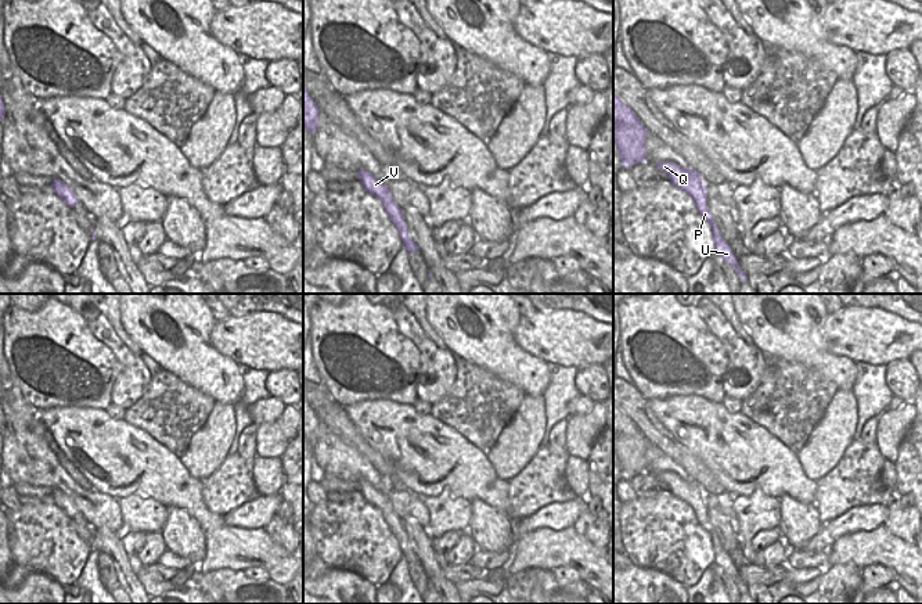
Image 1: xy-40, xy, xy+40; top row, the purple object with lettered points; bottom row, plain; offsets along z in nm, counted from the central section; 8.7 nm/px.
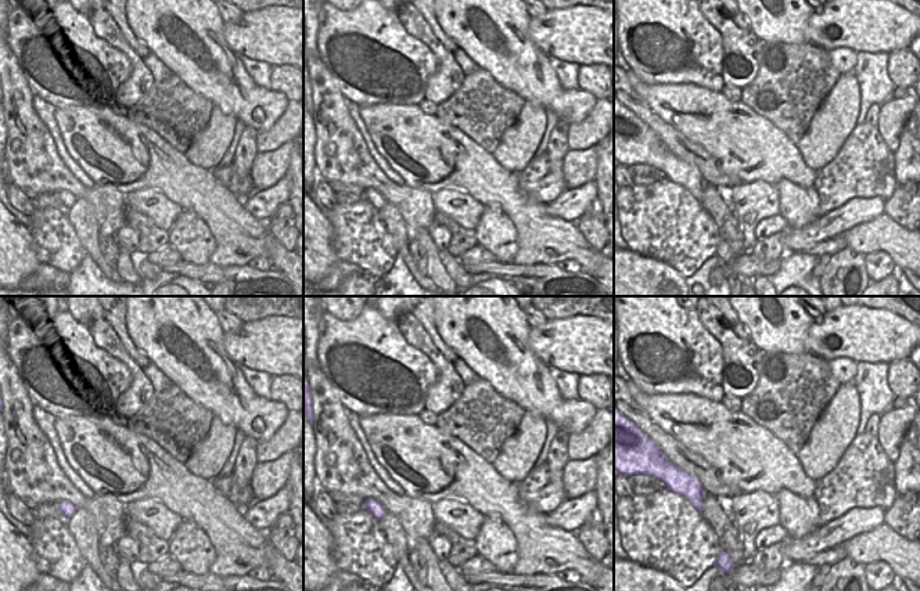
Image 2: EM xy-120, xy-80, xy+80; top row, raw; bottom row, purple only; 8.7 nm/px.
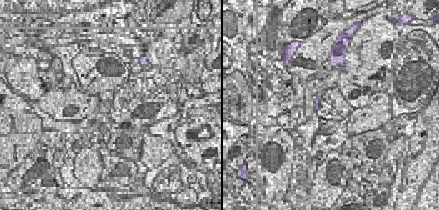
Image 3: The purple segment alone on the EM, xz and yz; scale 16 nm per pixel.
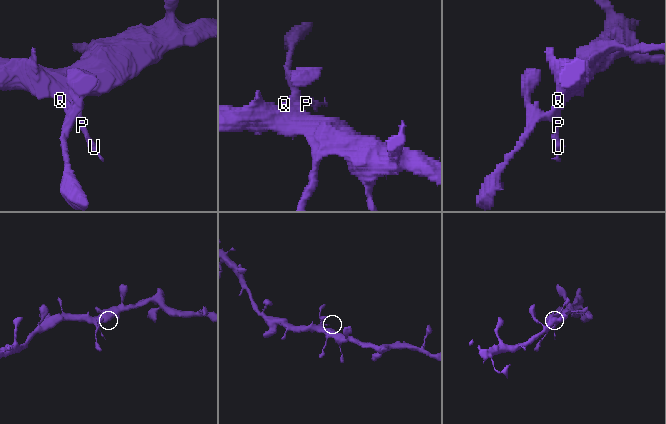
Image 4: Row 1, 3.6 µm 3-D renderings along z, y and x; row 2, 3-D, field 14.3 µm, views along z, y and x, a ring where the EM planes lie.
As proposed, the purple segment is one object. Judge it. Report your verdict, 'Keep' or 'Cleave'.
Keep.

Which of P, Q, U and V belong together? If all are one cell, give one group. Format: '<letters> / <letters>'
P Q U V

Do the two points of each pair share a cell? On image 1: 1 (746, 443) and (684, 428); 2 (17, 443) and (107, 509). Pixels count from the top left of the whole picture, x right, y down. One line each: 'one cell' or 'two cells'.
1: one cell
2: one cell

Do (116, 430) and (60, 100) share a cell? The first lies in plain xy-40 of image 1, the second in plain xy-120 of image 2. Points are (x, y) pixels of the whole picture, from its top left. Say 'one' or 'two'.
two

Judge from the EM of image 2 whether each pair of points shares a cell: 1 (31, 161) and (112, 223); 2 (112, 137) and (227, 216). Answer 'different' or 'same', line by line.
1: same
2: same

